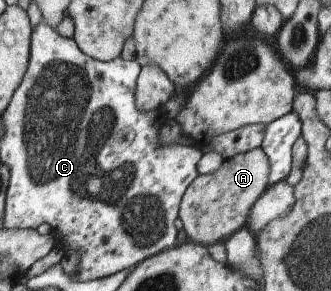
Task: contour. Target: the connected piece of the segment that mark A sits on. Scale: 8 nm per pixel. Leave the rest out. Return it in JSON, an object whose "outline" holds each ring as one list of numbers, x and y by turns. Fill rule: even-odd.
{"outline":[[255,148,224,160,210,174,199,174,183,194,178,211,187,239,210,246,247,225,253,204,267,189,269,170,269,158,262,148]]}

